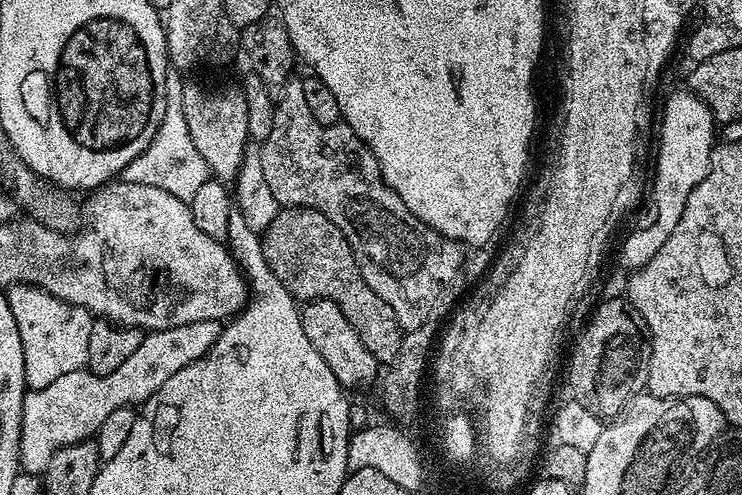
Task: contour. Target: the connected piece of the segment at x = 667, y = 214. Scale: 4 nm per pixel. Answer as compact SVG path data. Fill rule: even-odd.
M691 90L676 92L664 104L664 113L660 116L660 149L656 152L656 177L652 180L652 208L656 211L656 217L649 224L644 224L641 228L636 228L624 240L624 245L620 248L620 260L628 267L628 270L635 270L642 267L662 248L666 238L674 234L674 226L678 226L678 218L682 218L682 210L686 210L686 198L706 178L710 158L714 147L712 135L717 135L718 125L712 118L712 111L696 97Z

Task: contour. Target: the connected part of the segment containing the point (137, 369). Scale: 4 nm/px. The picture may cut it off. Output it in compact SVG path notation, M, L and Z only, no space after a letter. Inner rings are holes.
M216 320L186 323L185 326L149 331L142 346L114 370L114 374L96 376L81 370L62 374L58 382L24 393L22 422L20 423L20 467L25 472L43 474L50 458L58 450L82 440L95 437L102 422L114 410L139 406L149 400L171 375L182 366L197 361L220 337L223 325Z

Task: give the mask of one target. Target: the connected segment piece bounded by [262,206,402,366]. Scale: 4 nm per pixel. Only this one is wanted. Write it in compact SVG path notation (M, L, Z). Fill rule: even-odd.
M311 206L281 207L279 214L262 233L267 271L276 275L275 283L284 288L297 301L329 300L346 314L354 334L362 338L362 346L374 354L381 365L387 366L396 354L402 329L394 318L394 310L366 286L352 253L345 229L334 226L326 214Z

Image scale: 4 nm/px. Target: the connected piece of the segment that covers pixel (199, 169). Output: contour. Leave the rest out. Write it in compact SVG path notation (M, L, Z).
M169 71L166 78L166 114L162 114L162 126L158 126L158 134L154 134L150 146L146 146L146 150L142 150L134 162L124 167L122 176L134 184L158 186L158 190L166 190L166 194L174 194L174 198L188 202L198 191L198 186L210 179L210 173L207 162L202 154L198 154L194 138L190 138L190 130L186 126L186 114L182 110L186 84L180 80L183 80L181 73Z

